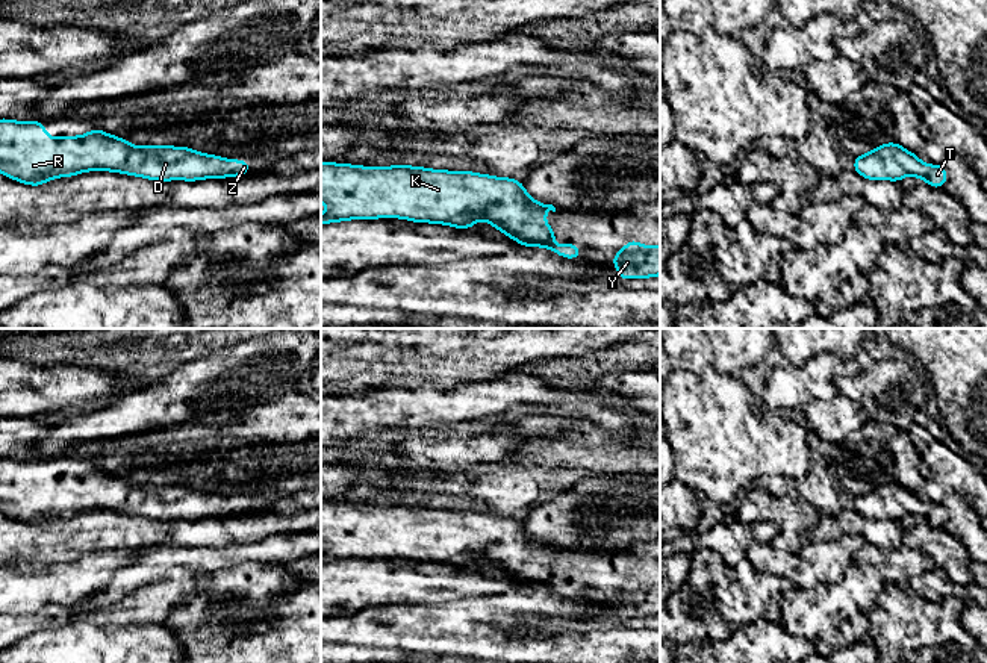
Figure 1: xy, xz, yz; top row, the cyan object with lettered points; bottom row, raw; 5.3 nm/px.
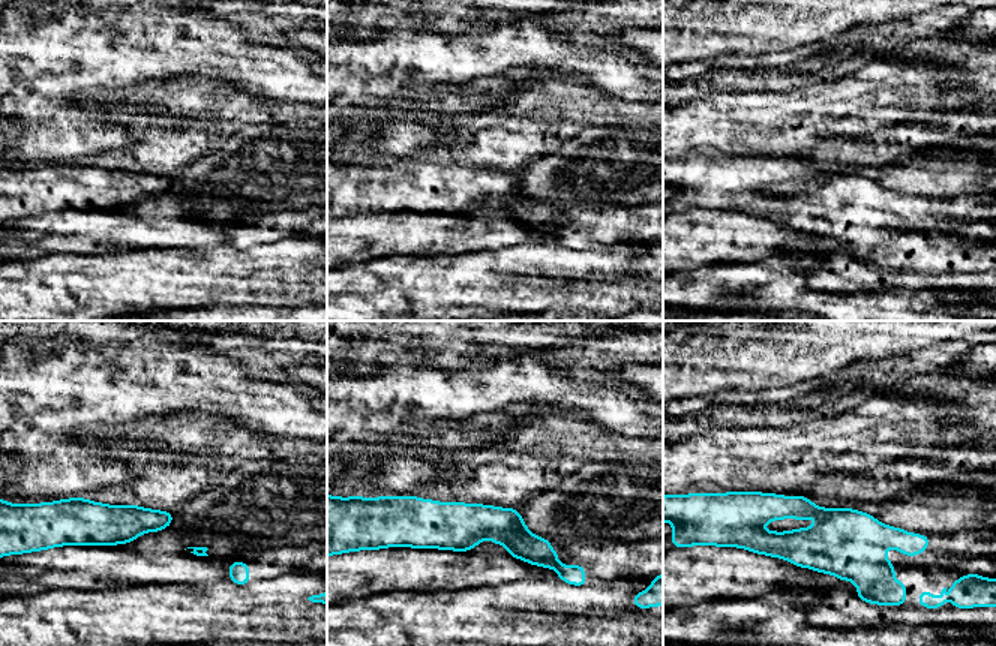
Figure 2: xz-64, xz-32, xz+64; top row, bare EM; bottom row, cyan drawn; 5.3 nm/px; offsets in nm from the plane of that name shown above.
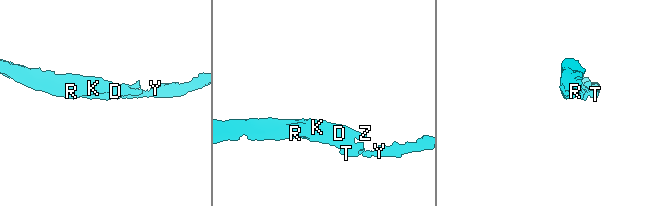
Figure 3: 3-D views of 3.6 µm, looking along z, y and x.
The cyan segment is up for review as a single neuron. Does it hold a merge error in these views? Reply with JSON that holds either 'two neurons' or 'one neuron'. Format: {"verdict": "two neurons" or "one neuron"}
{"verdict": "one neuron"}

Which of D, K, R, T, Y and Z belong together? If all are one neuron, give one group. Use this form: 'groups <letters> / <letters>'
groups D K R T Y Z

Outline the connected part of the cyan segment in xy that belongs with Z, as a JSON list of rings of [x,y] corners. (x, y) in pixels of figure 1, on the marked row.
[[[0,118],[0,173],[8,179],[39,186],[85,171],[195,182],[245,176],[250,163],[203,154],[189,147],[136,147],[98,129],[82,136],[50,138],[41,121]]]

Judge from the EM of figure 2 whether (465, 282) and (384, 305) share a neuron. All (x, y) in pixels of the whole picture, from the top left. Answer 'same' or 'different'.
same

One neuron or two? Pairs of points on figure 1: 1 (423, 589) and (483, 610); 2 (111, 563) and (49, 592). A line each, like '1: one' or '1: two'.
1: two
2: one

